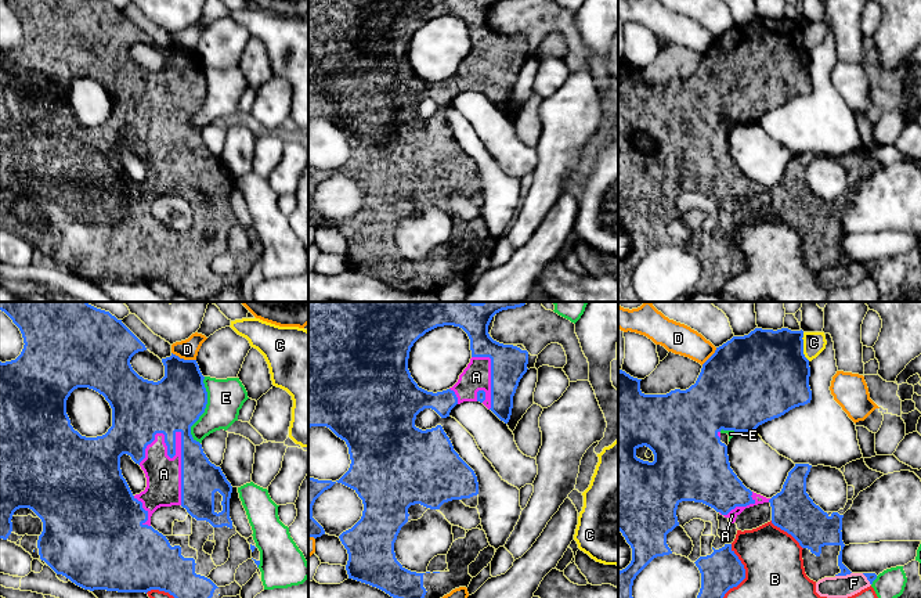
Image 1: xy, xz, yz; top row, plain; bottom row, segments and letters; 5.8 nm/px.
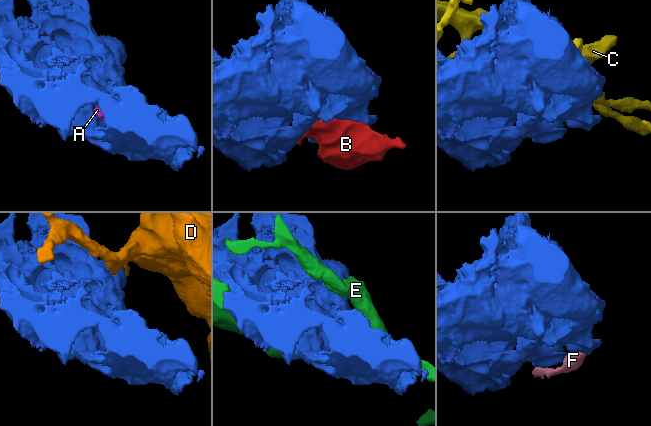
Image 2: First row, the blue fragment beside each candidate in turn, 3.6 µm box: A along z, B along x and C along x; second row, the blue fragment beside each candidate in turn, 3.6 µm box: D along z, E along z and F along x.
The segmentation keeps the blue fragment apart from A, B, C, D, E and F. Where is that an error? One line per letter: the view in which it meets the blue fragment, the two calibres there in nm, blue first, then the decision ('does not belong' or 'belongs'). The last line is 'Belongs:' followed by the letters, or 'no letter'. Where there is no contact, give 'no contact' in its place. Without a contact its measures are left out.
A: xy | 320/200 nm | belongs
B: yz | 240/360 nm | does not belong
C: yz | 480/130 nm | does not belong
D: xy | 320/120 nm | does not belong
E: xy | 320/220 nm | does not belong
F: yz | 130/130 nm | does not belong
Belongs: A

